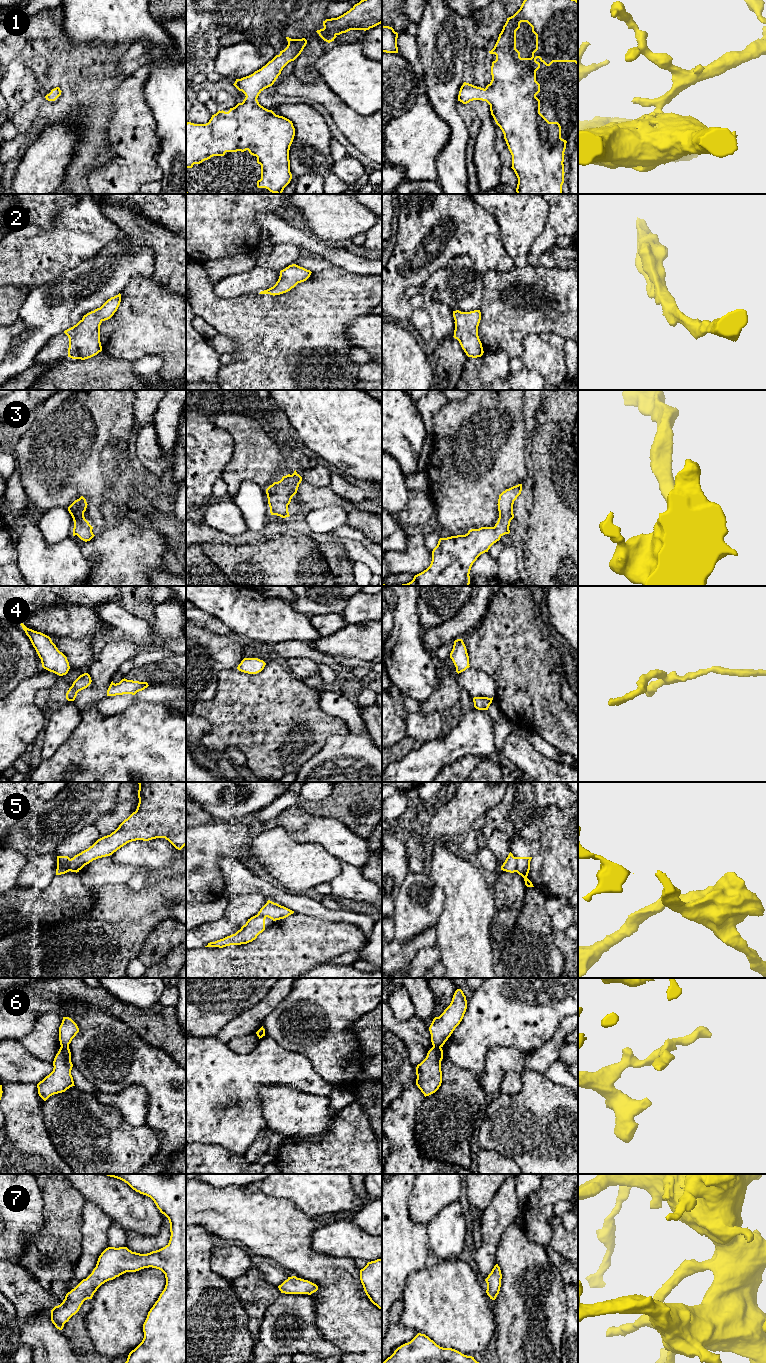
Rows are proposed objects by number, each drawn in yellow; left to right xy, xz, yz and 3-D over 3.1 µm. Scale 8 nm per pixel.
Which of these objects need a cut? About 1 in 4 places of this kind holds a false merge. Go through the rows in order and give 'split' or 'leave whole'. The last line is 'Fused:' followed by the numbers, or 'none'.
1: leave whole
2: leave whole
3: leave whole
4: leave whole
5: split
6: split
7: leave whole
Fused: 5, 6

